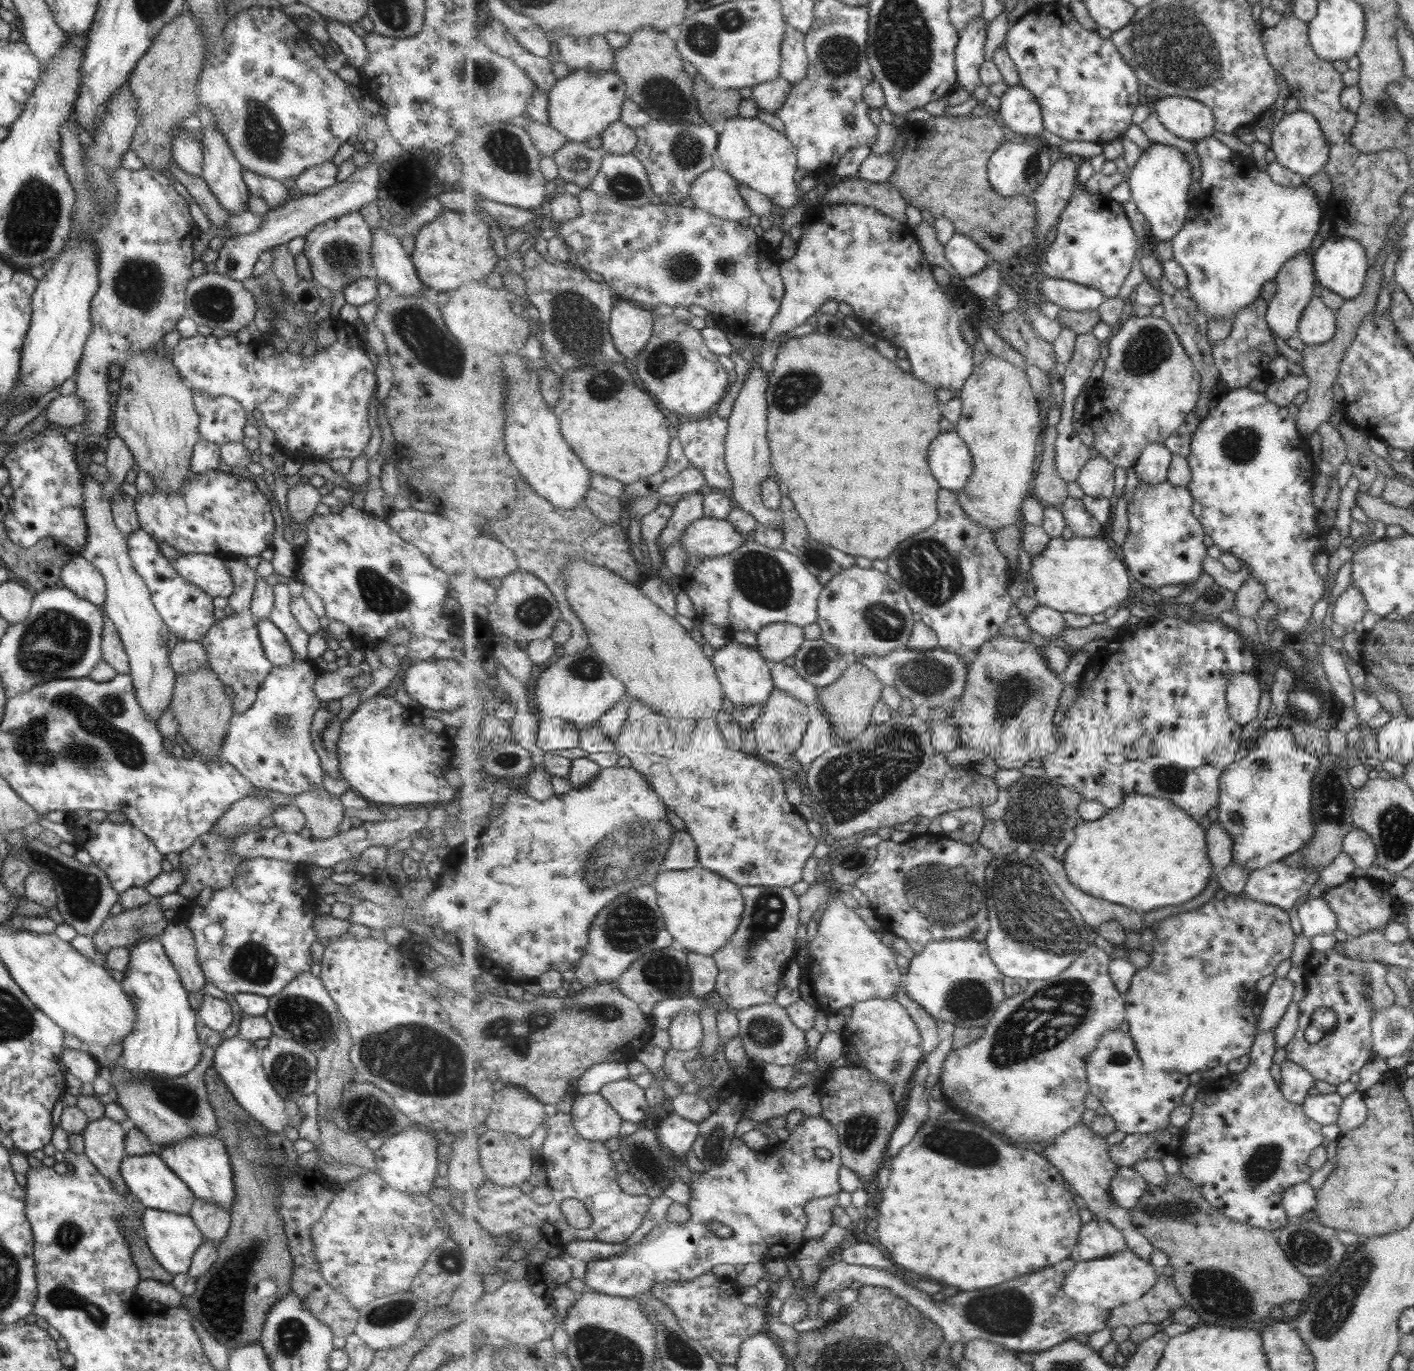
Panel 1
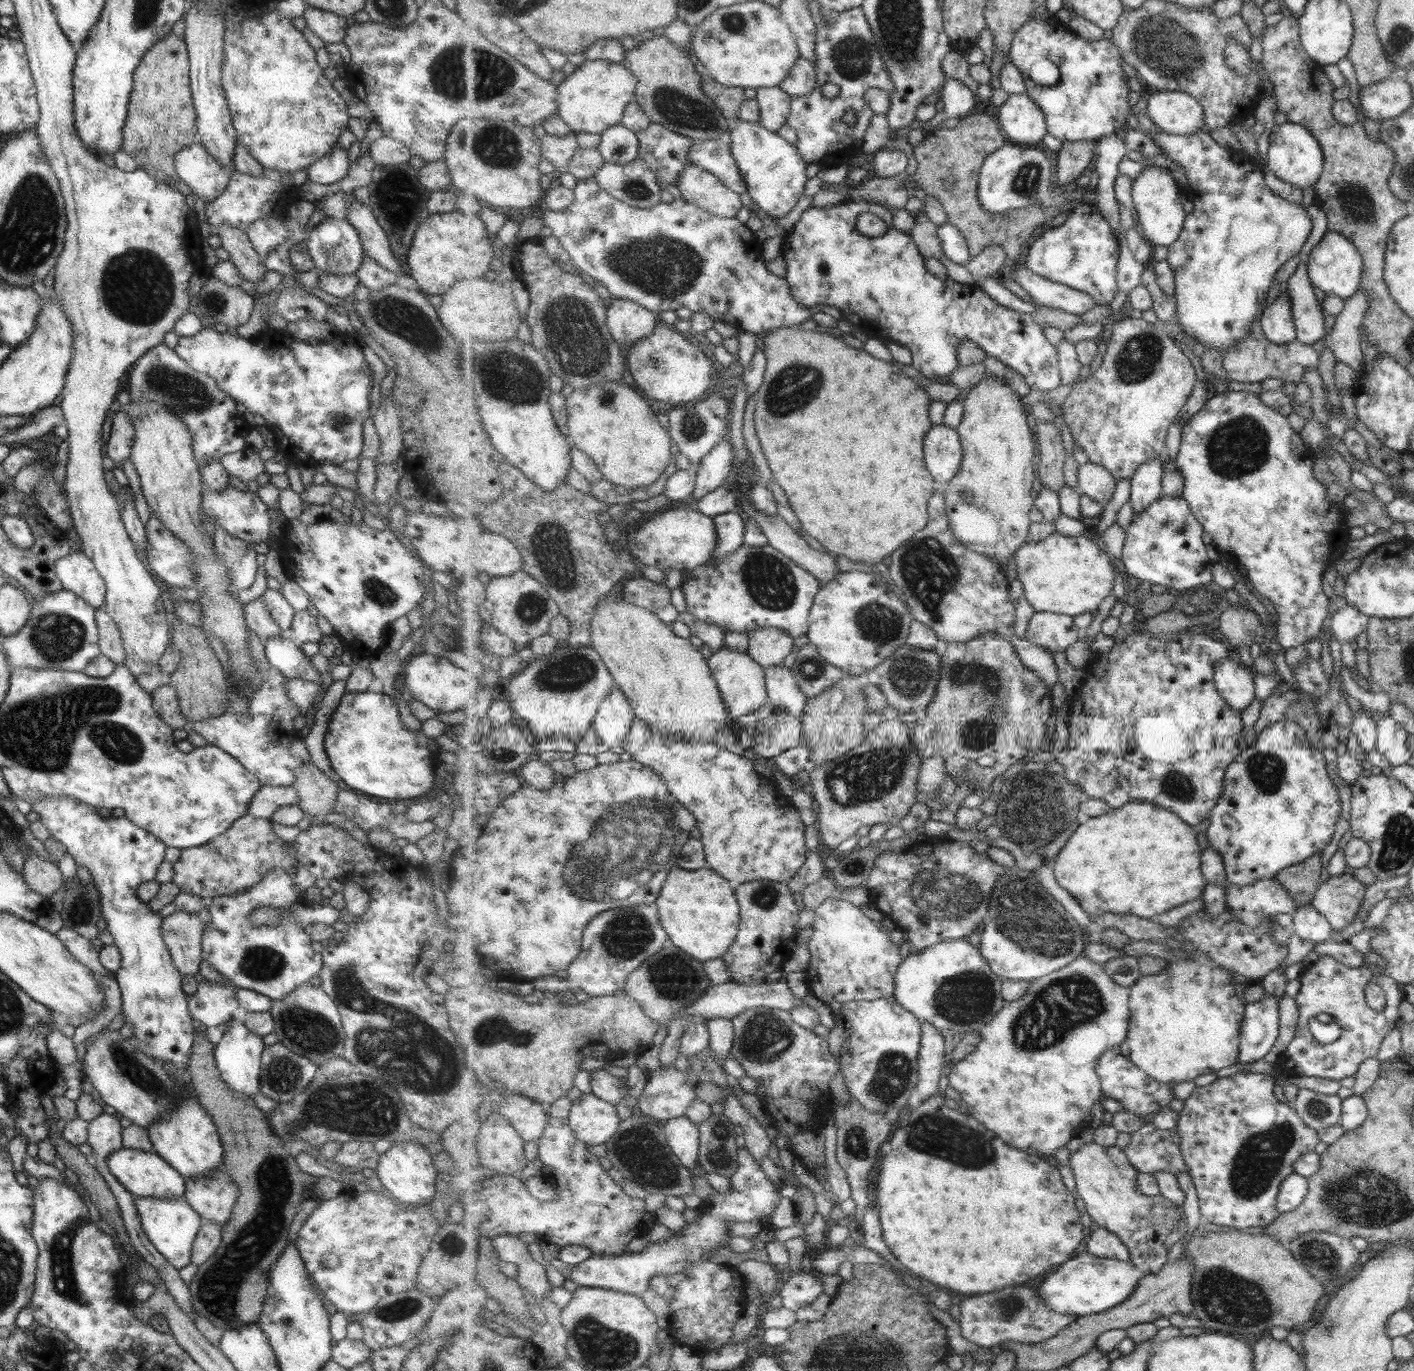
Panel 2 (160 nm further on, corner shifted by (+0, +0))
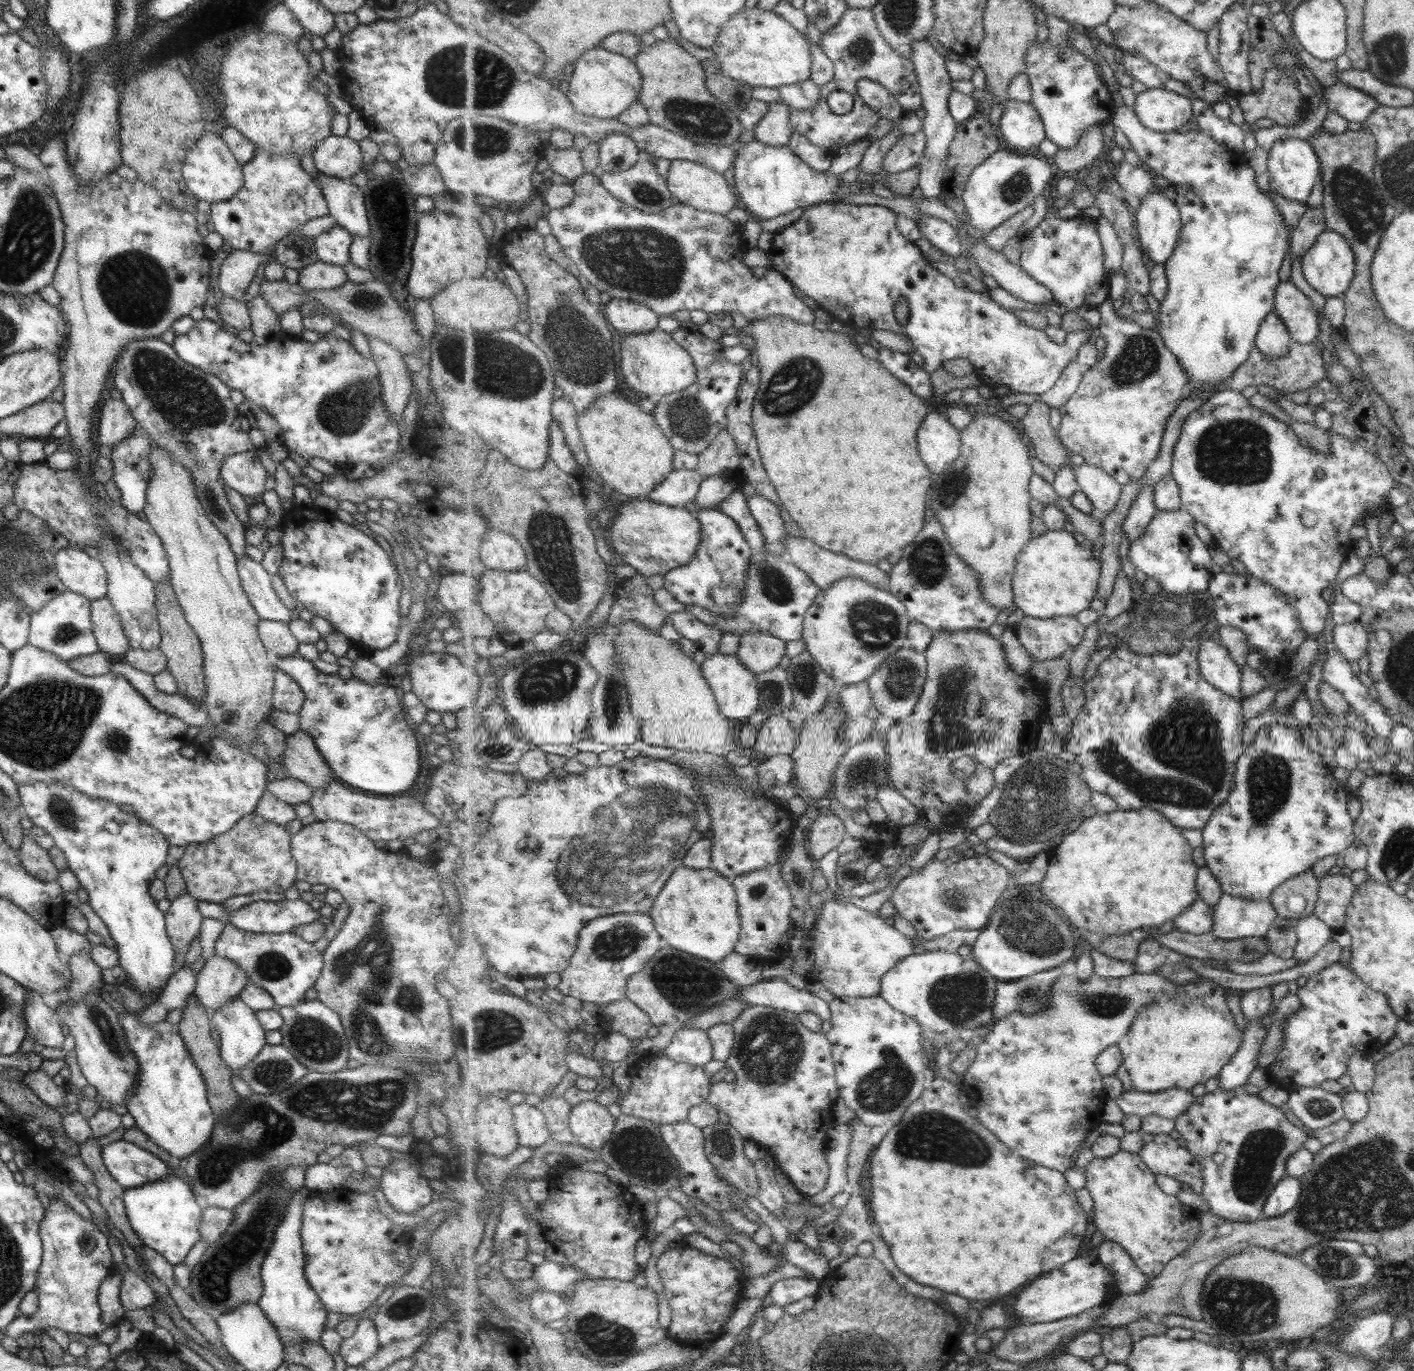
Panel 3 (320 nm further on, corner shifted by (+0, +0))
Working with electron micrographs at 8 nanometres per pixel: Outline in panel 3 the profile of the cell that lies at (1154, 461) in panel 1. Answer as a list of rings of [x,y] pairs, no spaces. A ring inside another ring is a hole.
[[[1146,484],[1139,496],[1133,502],[1131,510],[1123,523],[1124,535],[1129,537],[1131,544],[1135,543],[1143,532],[1149,527],[1149,523],[1159,513],[1155,504],[1155,484]]]

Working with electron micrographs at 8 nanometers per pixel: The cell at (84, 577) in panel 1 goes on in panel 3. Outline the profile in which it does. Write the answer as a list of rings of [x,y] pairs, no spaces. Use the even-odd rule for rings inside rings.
[[[61,548],[54,556],[55,574],[59,582],[89,602],[106,597],[107,578],[103,566],[82,549]]]

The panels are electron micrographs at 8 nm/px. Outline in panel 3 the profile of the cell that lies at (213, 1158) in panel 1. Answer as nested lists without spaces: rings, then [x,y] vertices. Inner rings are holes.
[[[123,1012],[118,1016],[127,1047],[139,1066],[137,1082],[129,1096],[124,1098],[124,1106],[127,1114],[133,1117],[135,1127],[171,1158],[181,1160],[209,1142],[215,1118],[207,1102],[205,1084],[179,1037],[178,1029],[167,1021],[141,1024],[137,1014]]]

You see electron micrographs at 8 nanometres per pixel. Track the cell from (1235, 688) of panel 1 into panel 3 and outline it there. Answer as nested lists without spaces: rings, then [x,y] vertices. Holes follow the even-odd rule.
[[[1205,637],[1199,641],[1199,667],[1207,682],[1219,687],[1233,698],[1245,699],[1242,694],[1243,672],[1234,661],[1230,651],[1221,642],[1214,642]]]

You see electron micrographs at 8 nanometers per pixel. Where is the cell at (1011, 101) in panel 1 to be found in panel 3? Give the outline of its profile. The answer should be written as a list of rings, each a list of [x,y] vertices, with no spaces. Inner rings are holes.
[[[1013,99],[1003,106],[998,133],[1005,147],[1012,151],[1029,150],[1046,140],[1046,124],[1032,102]]]

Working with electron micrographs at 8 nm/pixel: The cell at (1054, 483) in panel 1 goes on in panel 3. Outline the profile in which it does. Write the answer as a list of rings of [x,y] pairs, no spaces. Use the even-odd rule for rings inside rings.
[[[1046,402],[1032,403],[1021,421],[1023,432],[1034,447],[1036,458],[1056,473],[1070,464],[1071,452],[1062,443],[1055,428],[1049,424],[1049,409],[1050,406]]]

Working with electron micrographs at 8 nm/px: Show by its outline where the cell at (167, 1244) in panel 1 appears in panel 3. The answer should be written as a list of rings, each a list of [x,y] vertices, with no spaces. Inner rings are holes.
[[[174,1174],[124,1189],[122,1203],[127,1222],[136,1237],[173,1266],[179,1265],[191,1246],[200,1240],[202,1210],[195,1203],[190,1186]]]

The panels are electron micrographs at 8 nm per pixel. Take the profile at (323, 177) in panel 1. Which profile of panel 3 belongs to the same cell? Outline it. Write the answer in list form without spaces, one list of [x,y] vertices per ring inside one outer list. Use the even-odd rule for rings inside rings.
[[[327,135],[316,142],[312,159],[319,173],[344,180],[357,174],[362,166],[359,145],[345,135]]]

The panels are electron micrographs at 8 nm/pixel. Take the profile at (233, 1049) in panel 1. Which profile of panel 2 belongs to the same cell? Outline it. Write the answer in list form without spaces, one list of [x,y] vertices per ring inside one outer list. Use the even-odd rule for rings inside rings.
[[[239,1014],[229,1020],[227,1030],[213,1048],[213,1056],[222,1082],[225,1082],[231,1090],[235,1090],[235,1093],[251,1097],[259,1093],[260,1056],[264,1045],[261,1037],[249,1032],[241,1022]]]

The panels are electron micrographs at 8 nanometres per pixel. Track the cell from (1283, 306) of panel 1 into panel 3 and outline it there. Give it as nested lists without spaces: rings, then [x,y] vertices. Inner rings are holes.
[[[1274,312],[1267,314],[1259,326],[1255,346],[1266,360],[1281,358],[1288,353],[1289,332],[1287,332],[1282,319]]]

